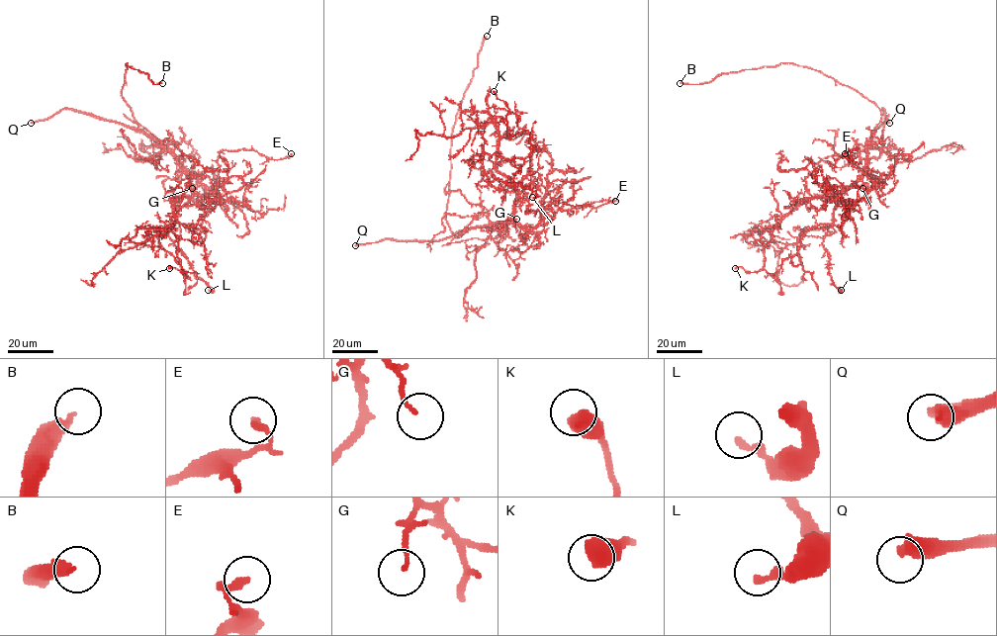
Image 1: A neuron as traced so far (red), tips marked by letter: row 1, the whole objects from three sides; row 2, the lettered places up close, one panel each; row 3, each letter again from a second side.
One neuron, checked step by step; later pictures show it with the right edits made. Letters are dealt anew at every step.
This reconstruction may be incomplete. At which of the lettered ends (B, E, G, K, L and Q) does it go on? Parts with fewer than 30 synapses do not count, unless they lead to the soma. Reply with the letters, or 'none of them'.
B, Q

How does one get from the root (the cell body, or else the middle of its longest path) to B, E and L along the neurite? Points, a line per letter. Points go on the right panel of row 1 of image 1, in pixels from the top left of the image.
B: (866, 148), (881, 119), (880, 110), (855, 90), (806, 66), (780, 62), (717, 75), (709, 82), (679, 83)
E: (866, 148), (865, 170), (876, 186), (852, 165), (846, 150), (852, 150), (851, 159), (845, 153)
L: (866, 148), (864, 172), (837, 193), (834, 222), (823, 240), (832, 283), (841, 290)

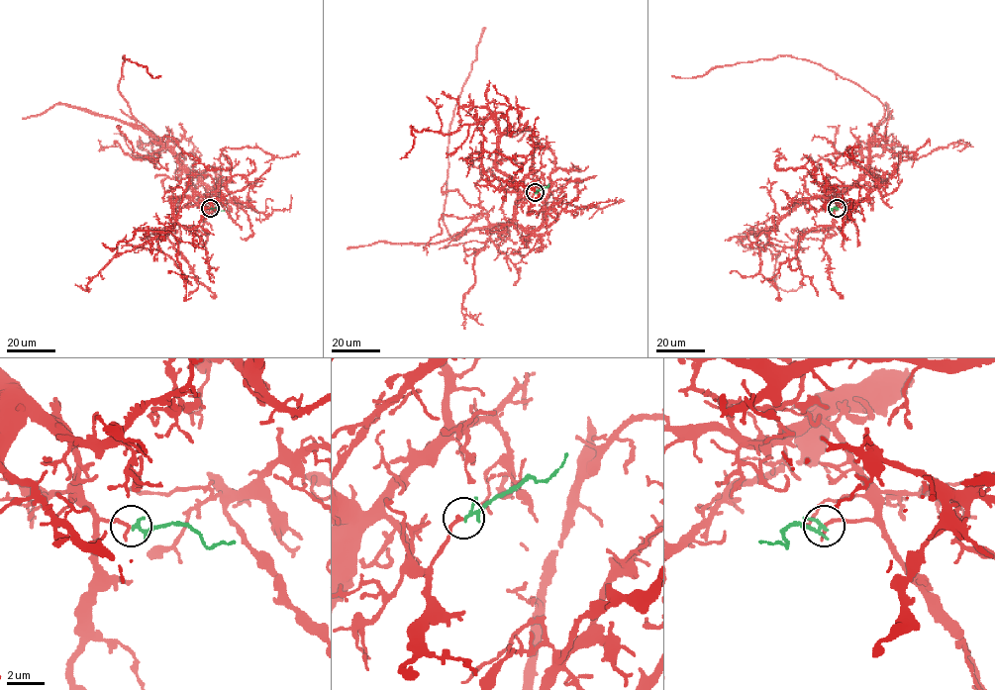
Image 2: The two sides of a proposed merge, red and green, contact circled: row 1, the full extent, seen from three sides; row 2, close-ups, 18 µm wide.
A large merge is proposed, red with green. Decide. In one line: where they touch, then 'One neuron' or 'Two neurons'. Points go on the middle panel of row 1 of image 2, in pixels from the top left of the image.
Place: (535, 192). One neuron

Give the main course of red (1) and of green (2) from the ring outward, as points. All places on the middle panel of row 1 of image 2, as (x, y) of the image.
1: (535, 193), (522, 199), (508, 222), (464, 230), (456, 241), (444, 222), (450, 122), (486, 27)
2: (536, 193), (548, 184)

